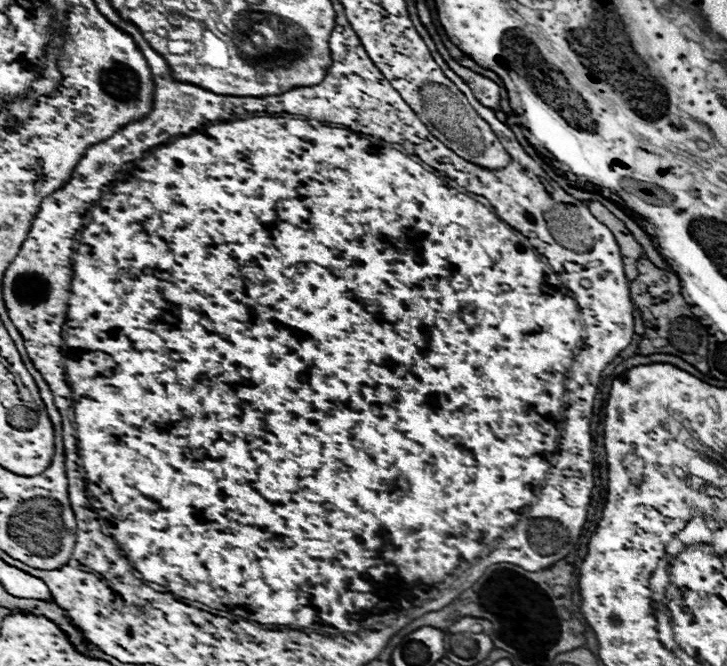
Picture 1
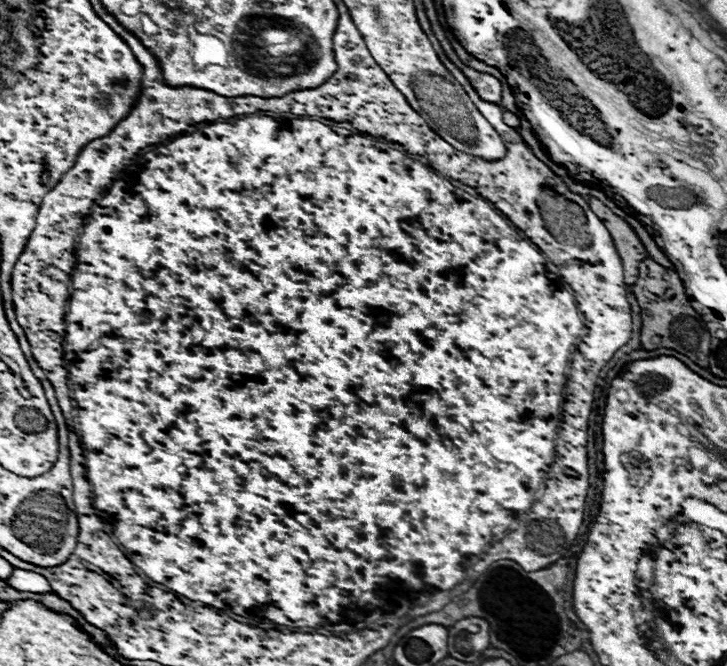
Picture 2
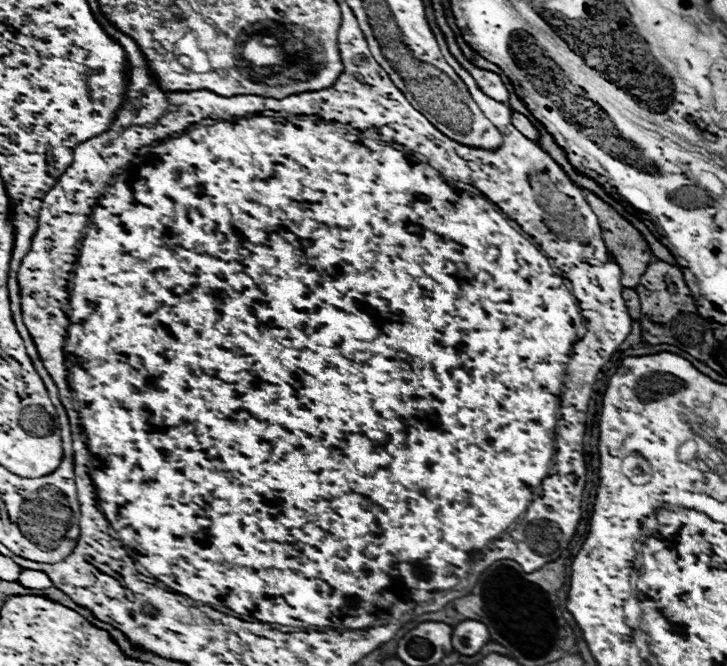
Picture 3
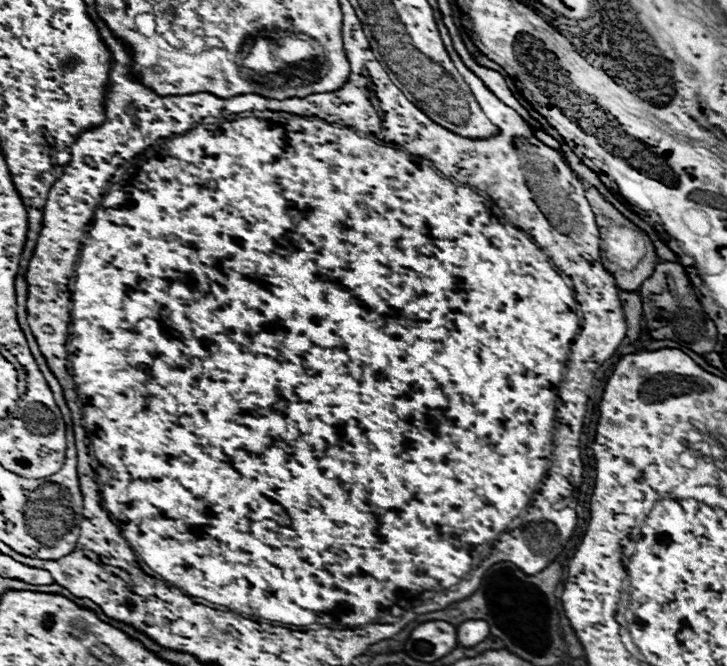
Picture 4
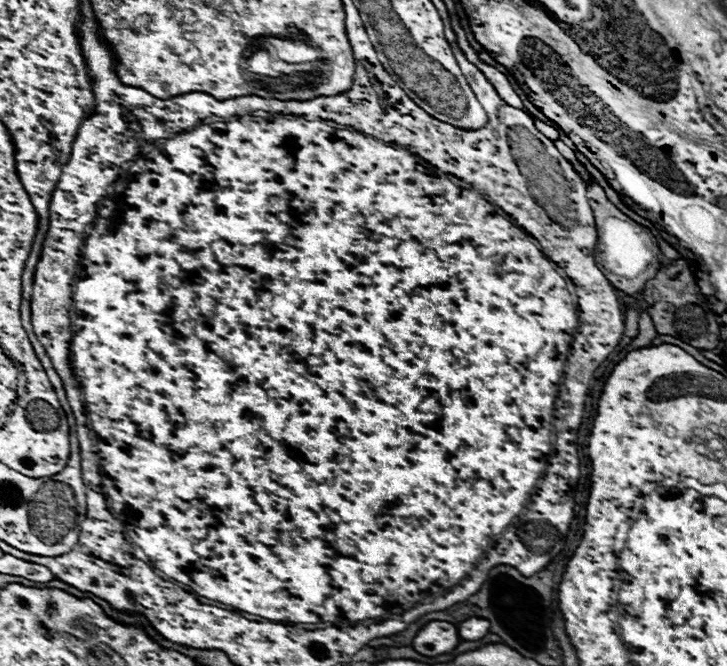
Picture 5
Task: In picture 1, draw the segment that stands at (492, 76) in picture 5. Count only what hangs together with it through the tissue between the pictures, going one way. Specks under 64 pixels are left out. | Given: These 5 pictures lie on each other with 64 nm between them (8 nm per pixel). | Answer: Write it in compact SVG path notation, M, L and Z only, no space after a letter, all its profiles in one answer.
M448 60L448 62L450 62L450 68L470 86L470 90L474 92L474 96L476 96L476 100L480 104L484 104L484 106L488 106L492 110L500 108L500 88L492 80L474 74L472 70L456 64L454 60Z

